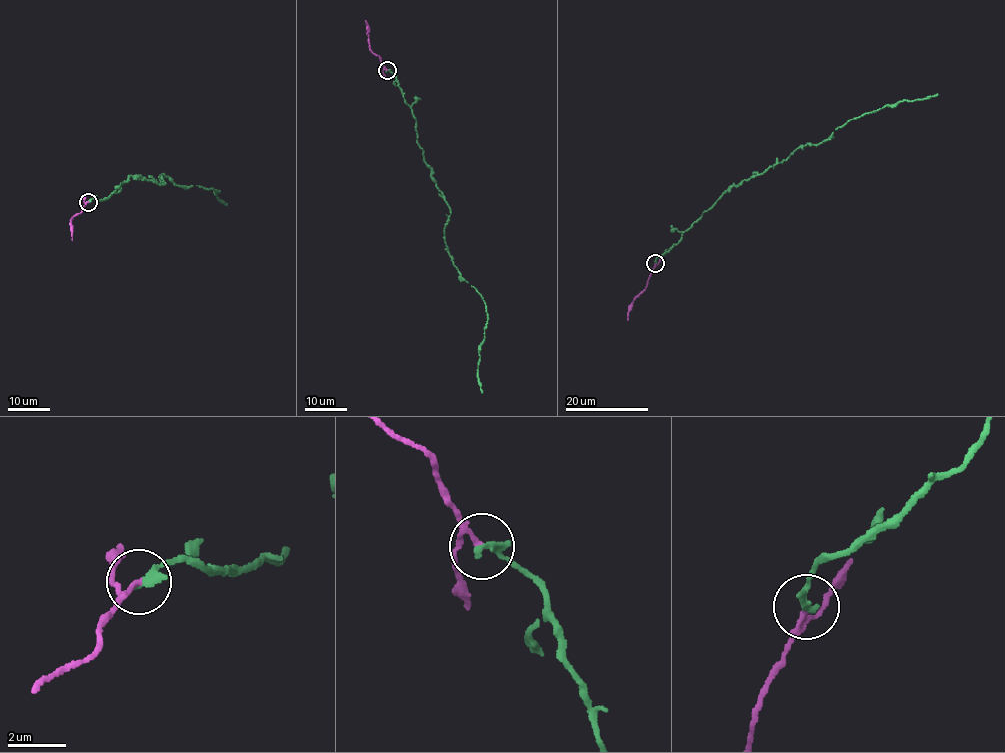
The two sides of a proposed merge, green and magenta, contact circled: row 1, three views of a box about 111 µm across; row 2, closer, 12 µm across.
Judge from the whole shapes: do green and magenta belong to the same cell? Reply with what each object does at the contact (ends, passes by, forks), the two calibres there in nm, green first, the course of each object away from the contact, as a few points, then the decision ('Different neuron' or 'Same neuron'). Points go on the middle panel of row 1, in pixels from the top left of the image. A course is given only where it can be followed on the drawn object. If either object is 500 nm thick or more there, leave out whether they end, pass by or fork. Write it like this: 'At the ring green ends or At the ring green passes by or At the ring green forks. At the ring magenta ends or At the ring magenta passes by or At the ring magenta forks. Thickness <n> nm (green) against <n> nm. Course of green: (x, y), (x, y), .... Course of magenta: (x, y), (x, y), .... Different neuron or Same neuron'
At the ring green ends. At the ring magenta passes by. Thickness 280 nm (green) against 120 nm. Course of green: (387, 70), (410, 107), (418, 145), (450, 208), (449, 256), (484, 302), (482, 393). Course of magenta: (387, 70), (380, 58), (372, 51), (365, 20). Same neuron

